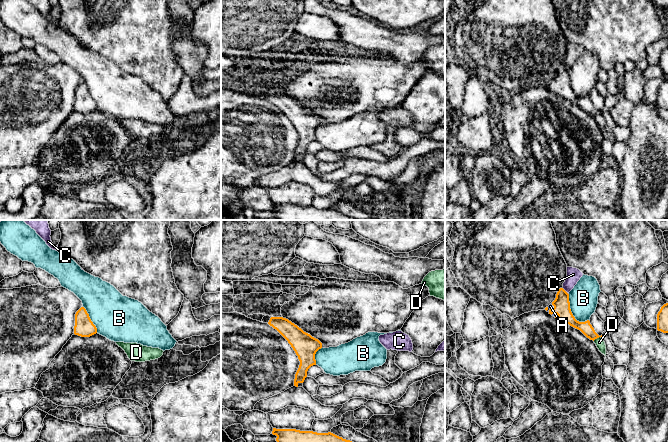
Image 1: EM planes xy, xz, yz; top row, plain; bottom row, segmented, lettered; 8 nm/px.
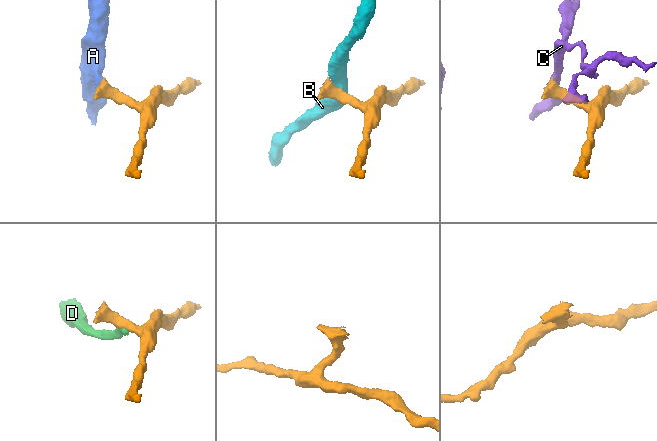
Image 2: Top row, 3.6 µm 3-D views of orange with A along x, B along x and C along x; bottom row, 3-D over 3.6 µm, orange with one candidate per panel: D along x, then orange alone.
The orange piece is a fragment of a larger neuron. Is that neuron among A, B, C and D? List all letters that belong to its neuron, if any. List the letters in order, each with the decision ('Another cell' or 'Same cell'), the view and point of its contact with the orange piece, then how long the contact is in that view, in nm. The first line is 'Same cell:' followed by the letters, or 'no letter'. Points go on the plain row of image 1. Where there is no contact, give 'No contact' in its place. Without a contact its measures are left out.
Same cell: A
A: Same cell. Touches orange at yz (550, 84). Shared border 80 nm
B: Another cell. Touches orange at yz (571, 89). Shared border 280 nm
C: Another cell. Touches orange at yz (565, 67). Shared border 80 nm
D: Another cell. Touches orange at yz (596, 114). Shared border 70 nm

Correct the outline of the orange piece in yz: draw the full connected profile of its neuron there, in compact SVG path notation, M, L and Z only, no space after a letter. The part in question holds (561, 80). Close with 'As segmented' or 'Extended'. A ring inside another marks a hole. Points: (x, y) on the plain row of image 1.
M563 64L558 66L555 76L545 86L558 96L580 106L590 116L602 113L595 108L589 96L579 98L575 95L570 85L569 70Z. Extended

